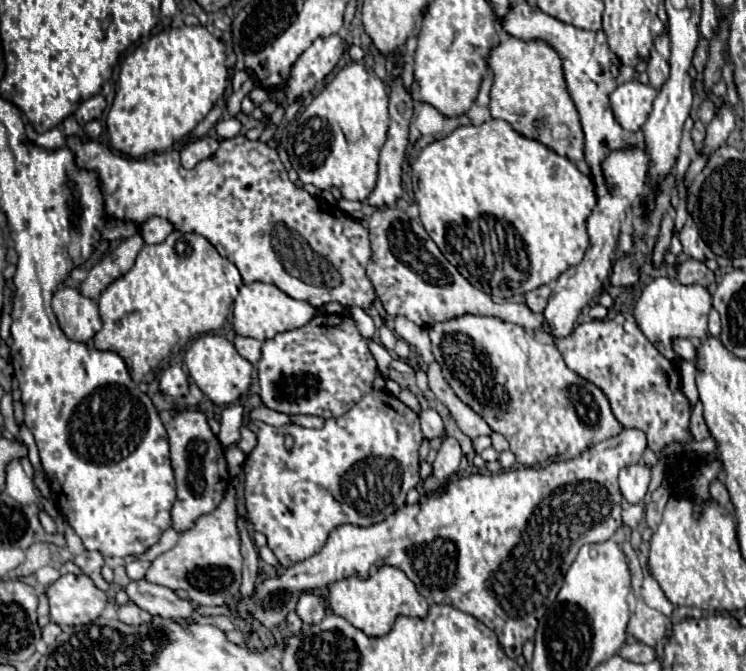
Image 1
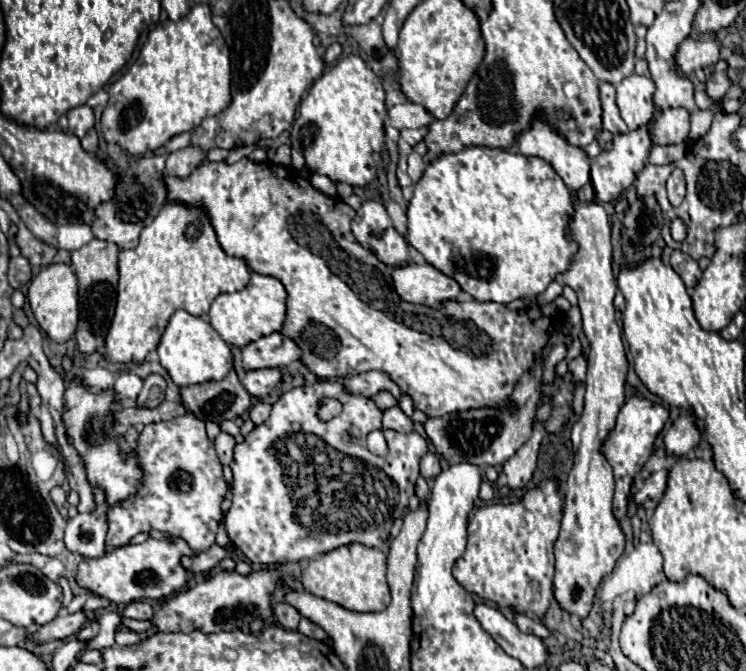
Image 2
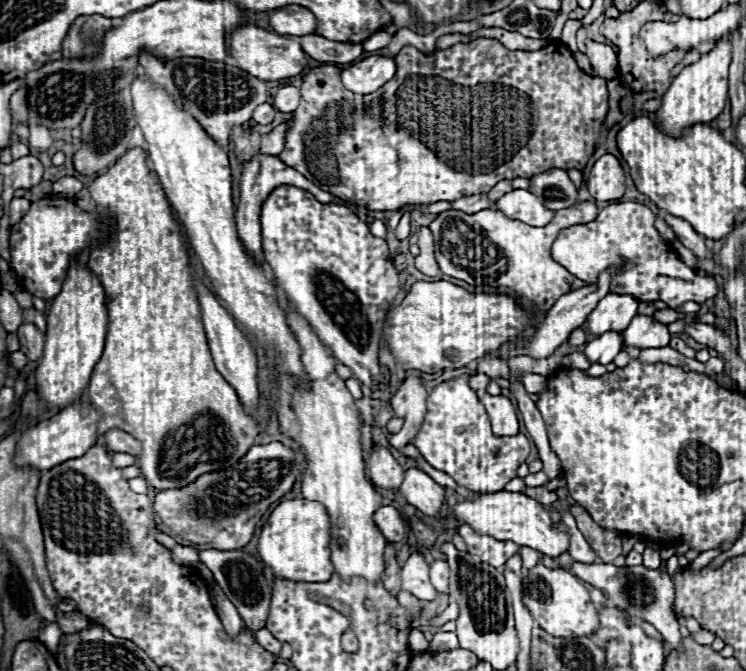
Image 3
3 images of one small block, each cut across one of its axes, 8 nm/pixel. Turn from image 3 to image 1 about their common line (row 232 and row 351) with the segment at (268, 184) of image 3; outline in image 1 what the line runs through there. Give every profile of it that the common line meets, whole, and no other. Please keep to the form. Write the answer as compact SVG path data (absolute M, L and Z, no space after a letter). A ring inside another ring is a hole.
M236 336L234 338L234 346L246 360L250 360L252 364L258 364L262 342L258 342L254 338L246 338L246 336Z

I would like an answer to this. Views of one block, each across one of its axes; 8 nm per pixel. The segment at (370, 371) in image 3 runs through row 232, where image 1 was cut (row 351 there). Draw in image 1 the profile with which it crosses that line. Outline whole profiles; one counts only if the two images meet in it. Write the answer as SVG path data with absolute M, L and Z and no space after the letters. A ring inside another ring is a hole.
M316 314L306 326L294 328L266 340L258 362L260 398L264 406L286 414L316 414L334 418L346 414L376 378L376 360L352 316Z

